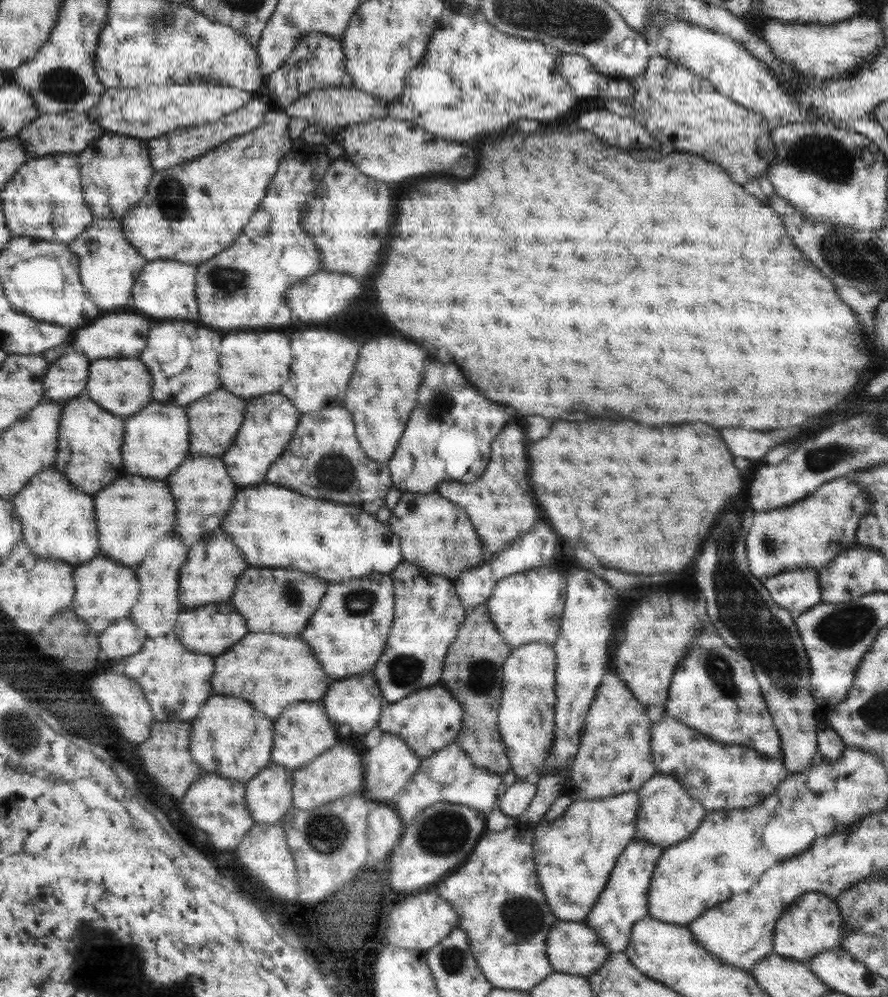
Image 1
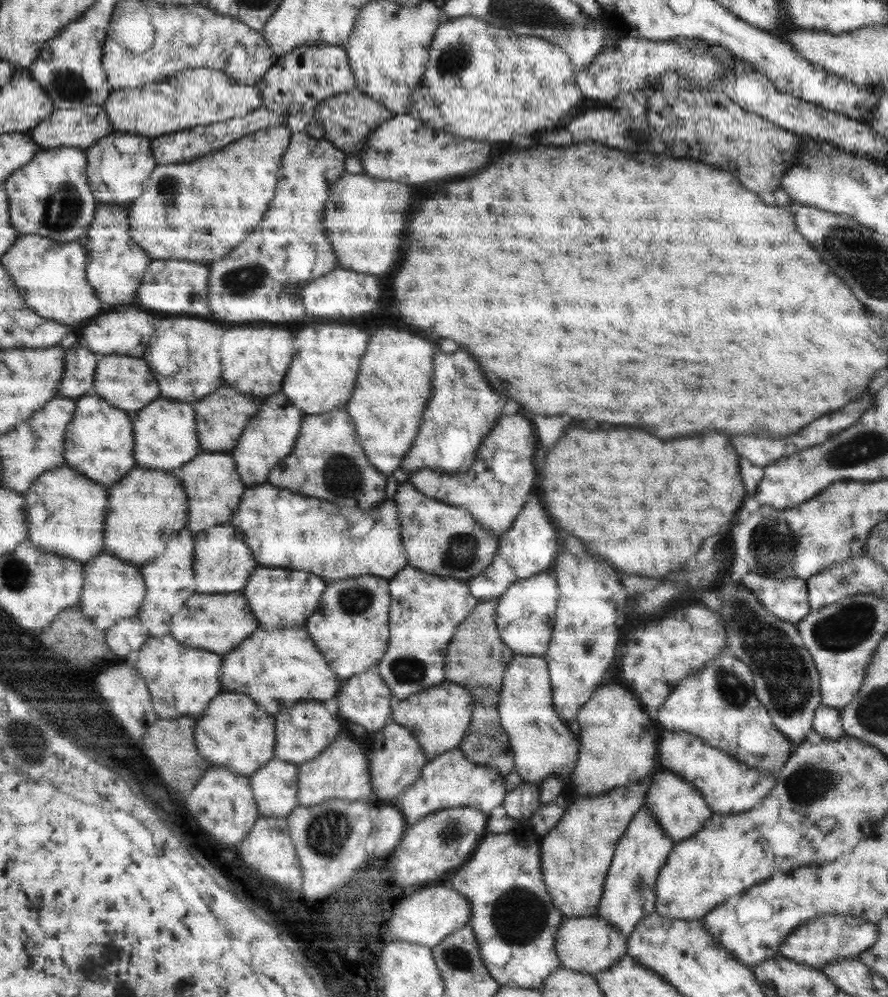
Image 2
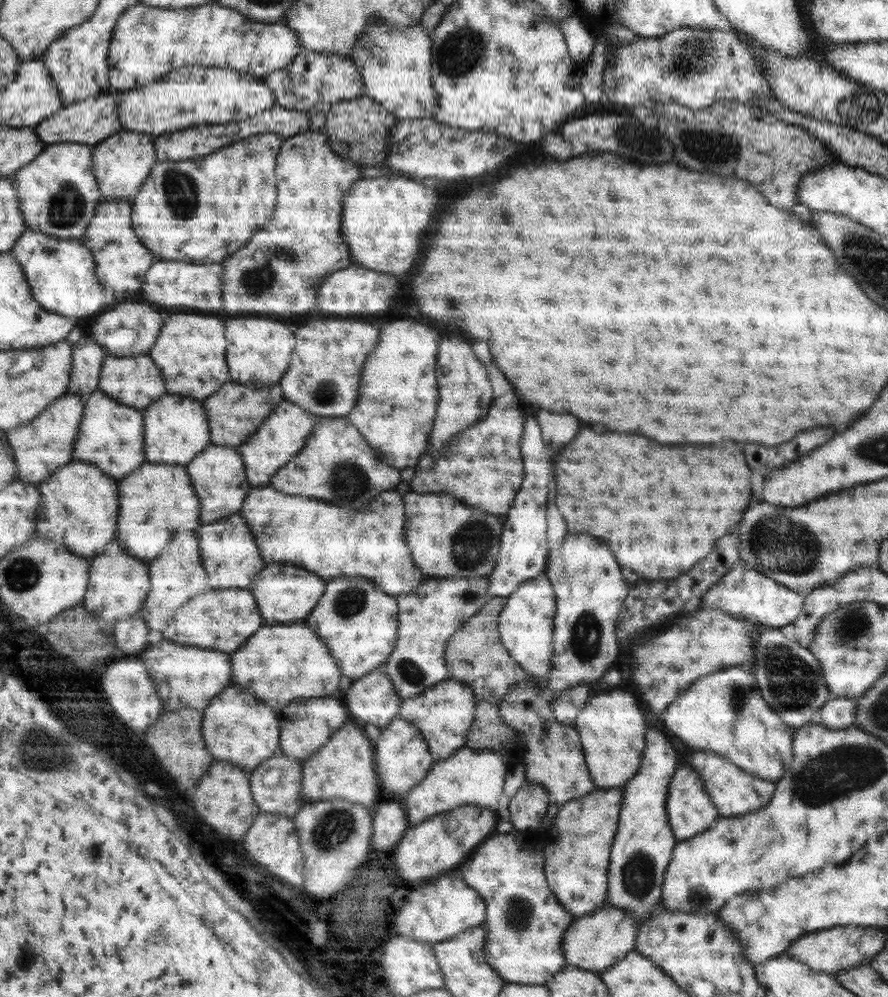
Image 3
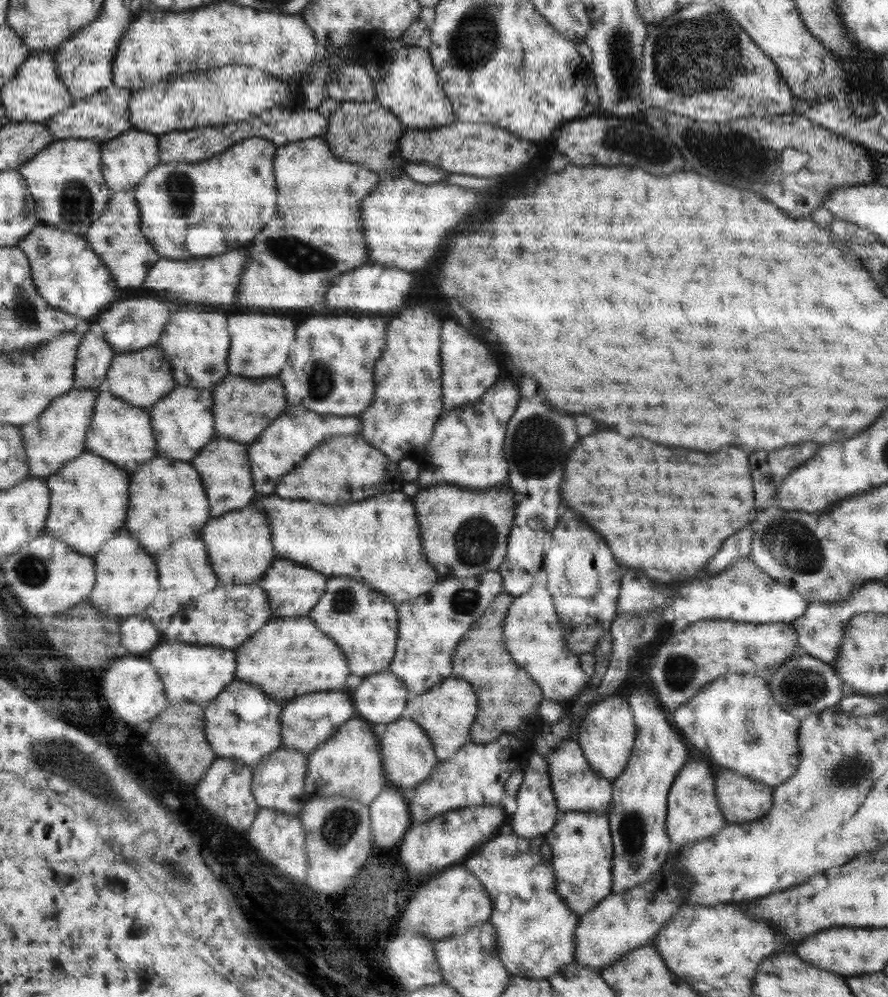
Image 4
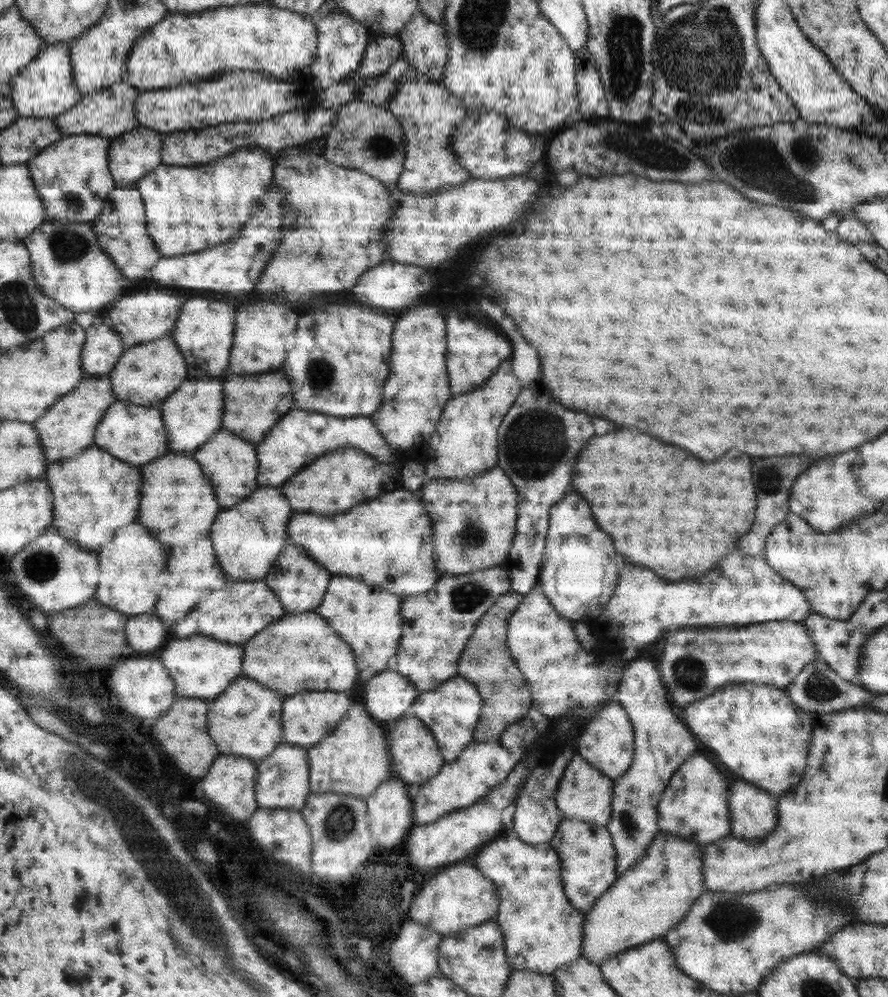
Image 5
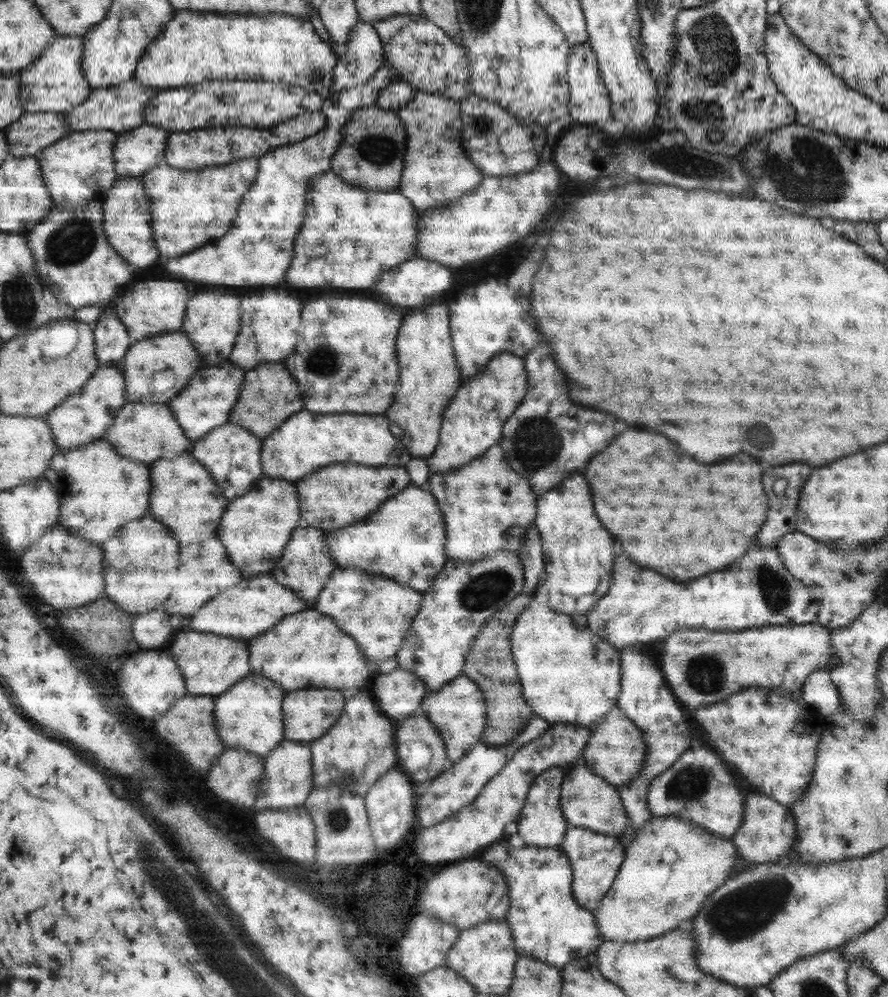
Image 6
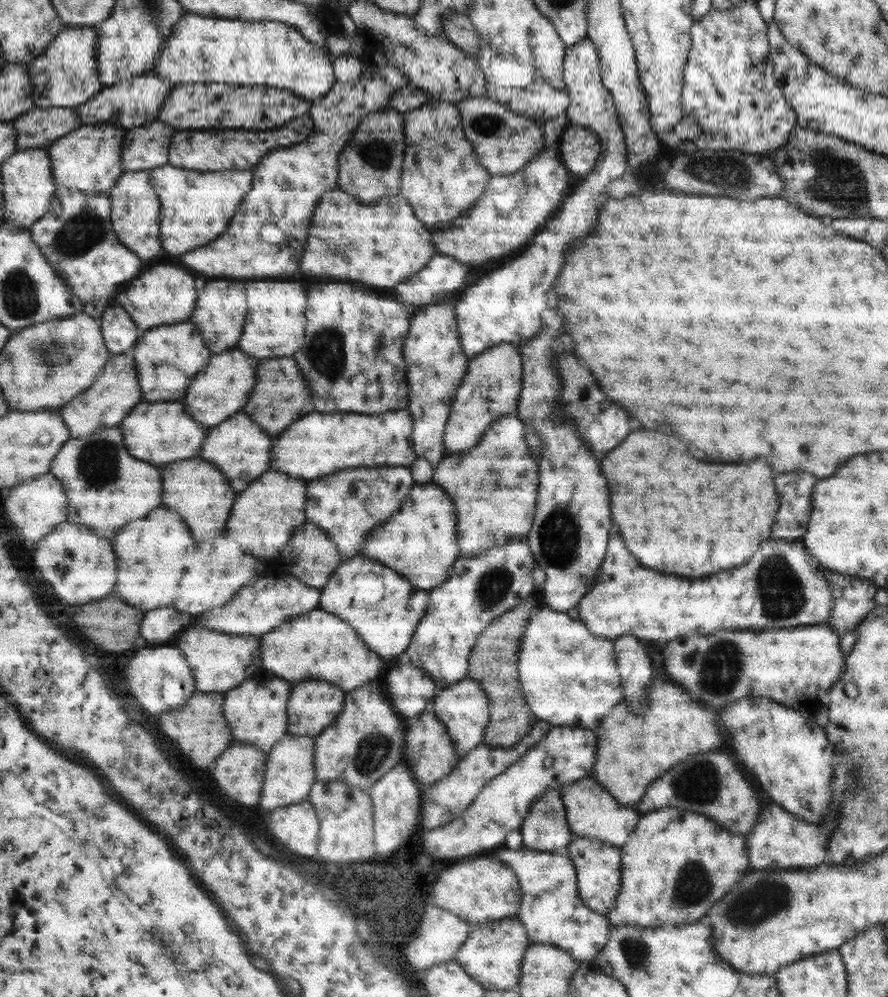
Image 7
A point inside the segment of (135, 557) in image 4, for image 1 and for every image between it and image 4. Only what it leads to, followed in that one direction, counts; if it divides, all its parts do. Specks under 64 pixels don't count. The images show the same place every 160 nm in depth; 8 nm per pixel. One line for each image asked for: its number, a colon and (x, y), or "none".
1: (104, 591)
2: (112, 590)
3: (118, 583)

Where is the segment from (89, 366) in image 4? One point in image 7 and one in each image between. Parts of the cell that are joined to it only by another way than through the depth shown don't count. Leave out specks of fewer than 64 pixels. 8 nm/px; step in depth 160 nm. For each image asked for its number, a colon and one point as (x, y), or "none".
5: (102, 346)
6: (110, 341)
7: (119, 332)

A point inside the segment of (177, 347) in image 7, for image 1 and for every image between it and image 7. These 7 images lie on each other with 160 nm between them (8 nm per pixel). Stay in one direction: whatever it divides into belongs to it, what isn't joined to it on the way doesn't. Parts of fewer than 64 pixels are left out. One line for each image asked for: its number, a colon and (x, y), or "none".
1: (122, 387)
2: (126, 383)
3: (134, 382)
4: (141, 377)
5: (145, 374)
6: (171, 351)

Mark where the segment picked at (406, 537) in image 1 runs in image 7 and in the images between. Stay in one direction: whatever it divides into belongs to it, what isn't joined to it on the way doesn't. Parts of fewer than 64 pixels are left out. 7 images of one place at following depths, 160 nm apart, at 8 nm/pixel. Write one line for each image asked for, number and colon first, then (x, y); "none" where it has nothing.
2: (440, 539)
3: (445, 538)
4: (463, 533)
5: (473, 521)
6: (486, 506)
7: (493, 485)

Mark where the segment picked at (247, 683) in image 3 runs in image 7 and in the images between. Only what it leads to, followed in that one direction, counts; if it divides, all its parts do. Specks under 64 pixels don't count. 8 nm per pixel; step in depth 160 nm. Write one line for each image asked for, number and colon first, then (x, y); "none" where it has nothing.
4: (289, 656)
5: (299, 652)
6: (306, 650)
7: (330, 650)

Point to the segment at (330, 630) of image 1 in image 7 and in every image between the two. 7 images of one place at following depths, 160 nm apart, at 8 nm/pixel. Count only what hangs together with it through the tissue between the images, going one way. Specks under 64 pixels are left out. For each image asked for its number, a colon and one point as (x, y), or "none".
2: (349, 626)
3: (355, 619)
4: (365, 630)
5: (368, 621)
6: (374, 611)
7: (378, 603)

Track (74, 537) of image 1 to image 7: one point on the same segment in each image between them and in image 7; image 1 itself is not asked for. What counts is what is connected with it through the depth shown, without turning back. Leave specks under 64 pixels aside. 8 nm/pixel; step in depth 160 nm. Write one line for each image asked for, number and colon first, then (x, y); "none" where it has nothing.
2: (64, 511)
3: (78, 507)
4: (87, 495)
5: (107, 496)
6: (97, 489)
7: (104, 485)

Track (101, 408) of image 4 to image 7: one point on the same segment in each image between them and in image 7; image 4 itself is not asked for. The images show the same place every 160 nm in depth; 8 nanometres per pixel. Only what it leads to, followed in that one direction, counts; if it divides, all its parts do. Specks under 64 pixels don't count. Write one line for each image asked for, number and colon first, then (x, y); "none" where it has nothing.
5: (134, 434)
6: (145, 432)
7: (159, 432)

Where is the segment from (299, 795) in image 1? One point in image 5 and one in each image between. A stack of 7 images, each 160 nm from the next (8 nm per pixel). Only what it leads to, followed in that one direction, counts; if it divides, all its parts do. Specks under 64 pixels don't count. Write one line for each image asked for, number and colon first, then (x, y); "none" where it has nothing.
2: (340, 771)
3: (343, 768)
4: (348, 763)
5: (352, 759)

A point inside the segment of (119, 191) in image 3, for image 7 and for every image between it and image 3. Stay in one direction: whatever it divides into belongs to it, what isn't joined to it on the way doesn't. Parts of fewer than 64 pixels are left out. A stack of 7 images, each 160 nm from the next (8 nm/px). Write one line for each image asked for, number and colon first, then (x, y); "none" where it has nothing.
4: (125, 159)
5: (131, 154)
6: (139, 149)
7: (146, 146)

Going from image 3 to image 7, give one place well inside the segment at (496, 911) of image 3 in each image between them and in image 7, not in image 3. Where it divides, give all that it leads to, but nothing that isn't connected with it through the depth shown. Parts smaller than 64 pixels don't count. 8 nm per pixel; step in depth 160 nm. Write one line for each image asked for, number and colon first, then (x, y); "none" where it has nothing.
4: (534, 928)
5: (541, 931)
6: (546, 924)
7: (550, 911)

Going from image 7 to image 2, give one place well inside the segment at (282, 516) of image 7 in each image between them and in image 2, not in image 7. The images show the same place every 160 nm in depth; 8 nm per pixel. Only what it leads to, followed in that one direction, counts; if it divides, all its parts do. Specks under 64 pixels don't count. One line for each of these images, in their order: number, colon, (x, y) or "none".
2: (222, 561)
3: (229, 554)
4: (238, 554)
5: (247, 537)
6: (255, 526)

